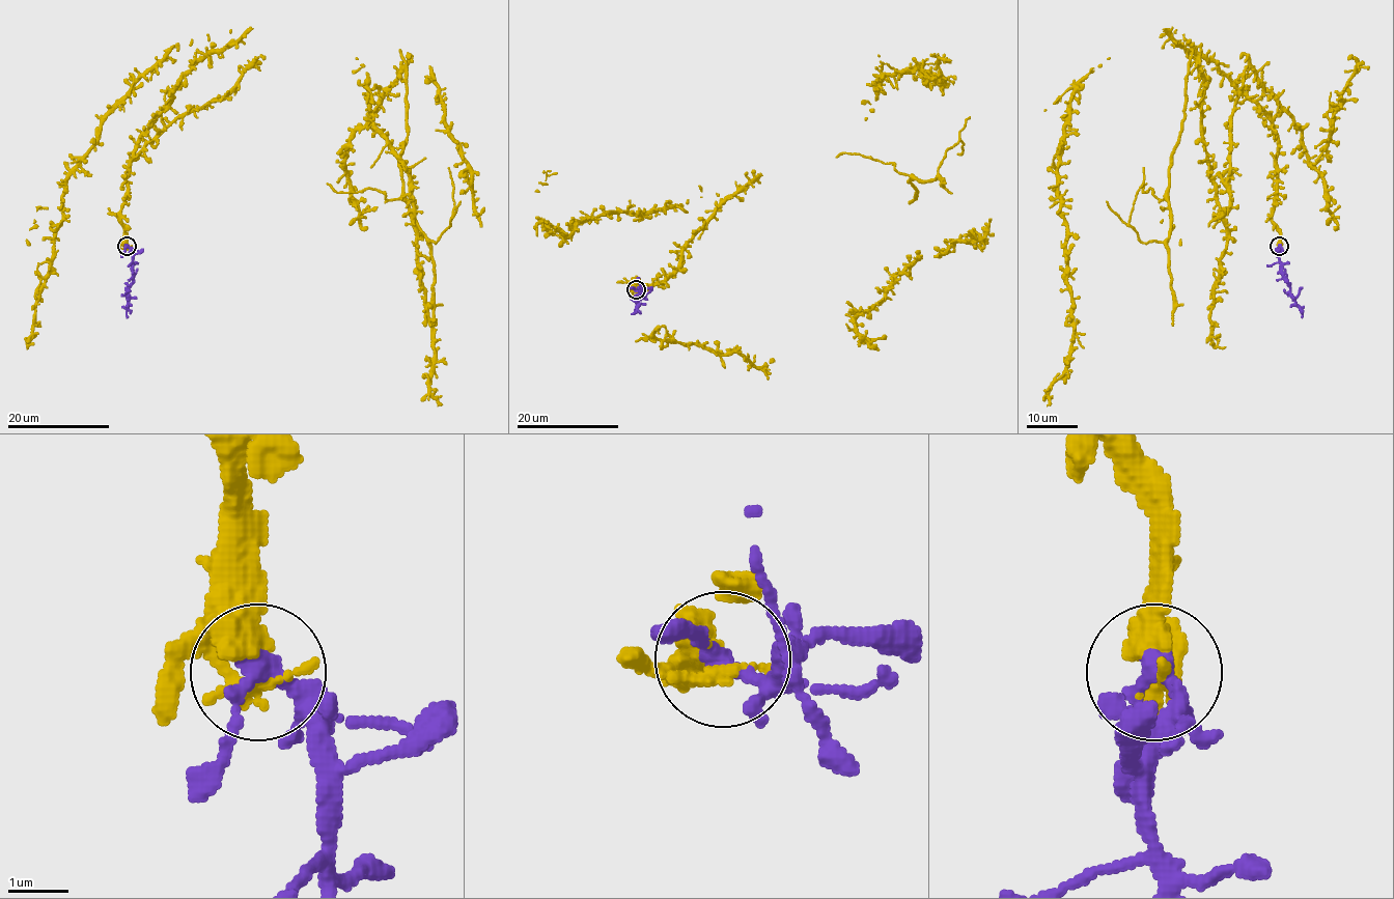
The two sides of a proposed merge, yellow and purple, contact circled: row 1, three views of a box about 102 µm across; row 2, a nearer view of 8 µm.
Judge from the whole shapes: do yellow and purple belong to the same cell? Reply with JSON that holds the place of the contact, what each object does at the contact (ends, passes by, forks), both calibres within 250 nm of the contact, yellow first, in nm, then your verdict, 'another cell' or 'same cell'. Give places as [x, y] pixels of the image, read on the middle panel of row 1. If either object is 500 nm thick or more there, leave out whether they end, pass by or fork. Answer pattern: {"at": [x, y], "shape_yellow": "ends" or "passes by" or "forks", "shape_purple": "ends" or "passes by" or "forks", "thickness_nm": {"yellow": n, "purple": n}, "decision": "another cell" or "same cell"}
{"at": [636, 289], "shape_yellow": "ends", "shape_purple": "passes by", "thickness_nm": {"yellow": 280, "purple": 300}, "decision": "same cell"}

